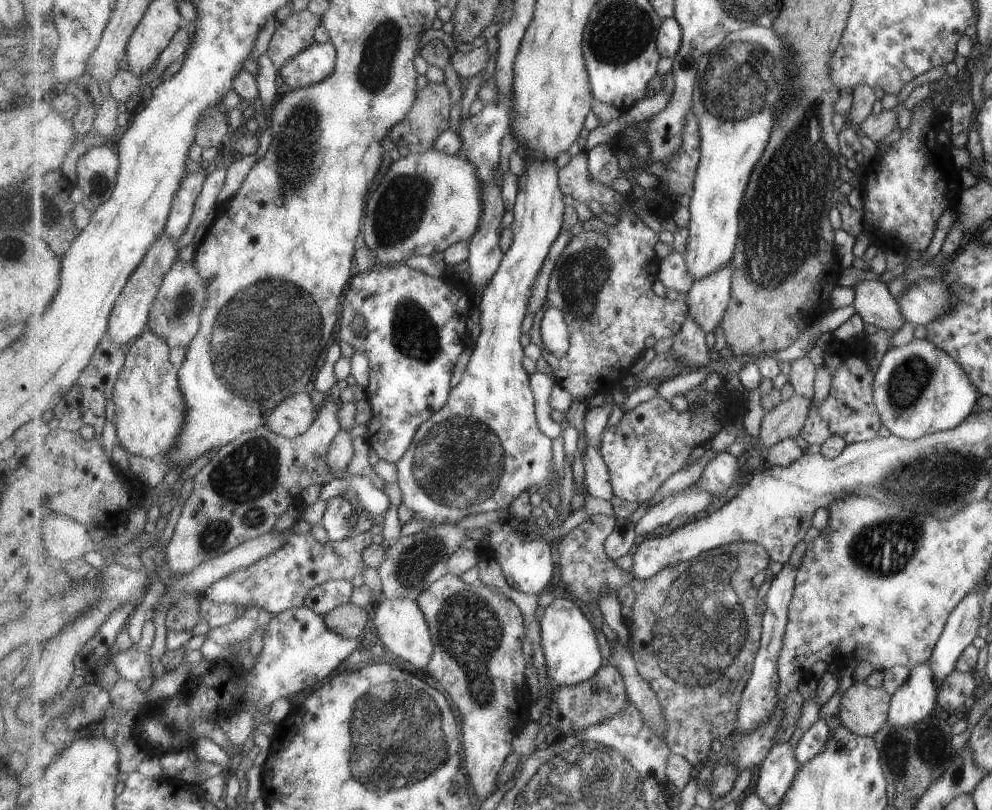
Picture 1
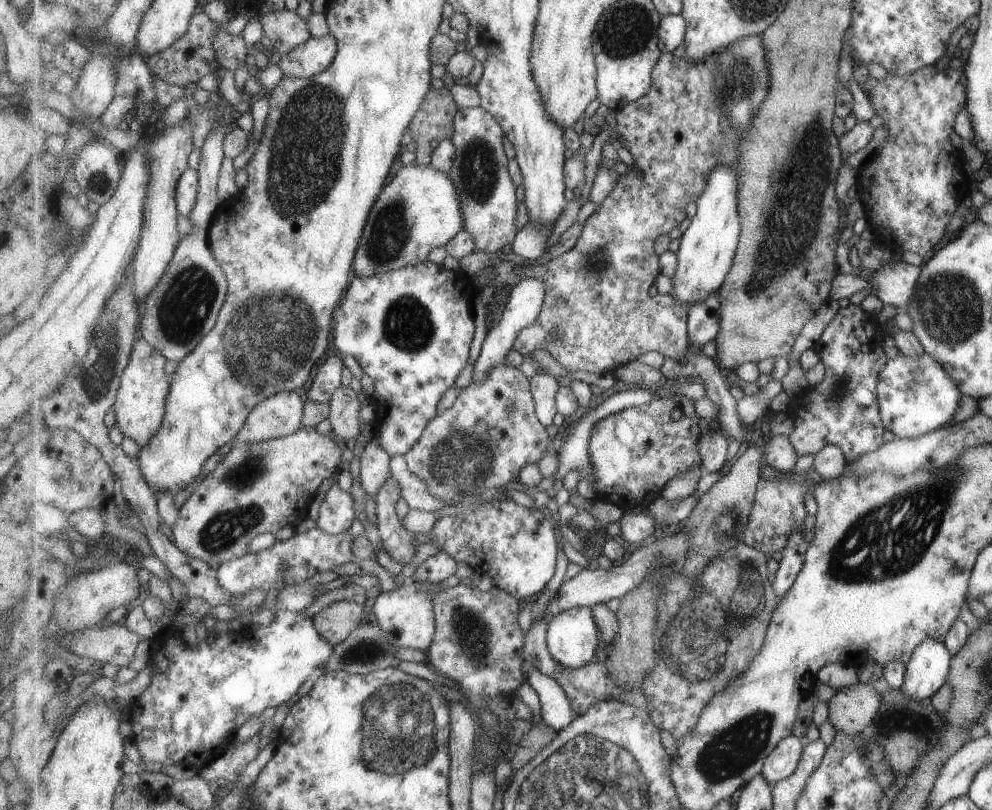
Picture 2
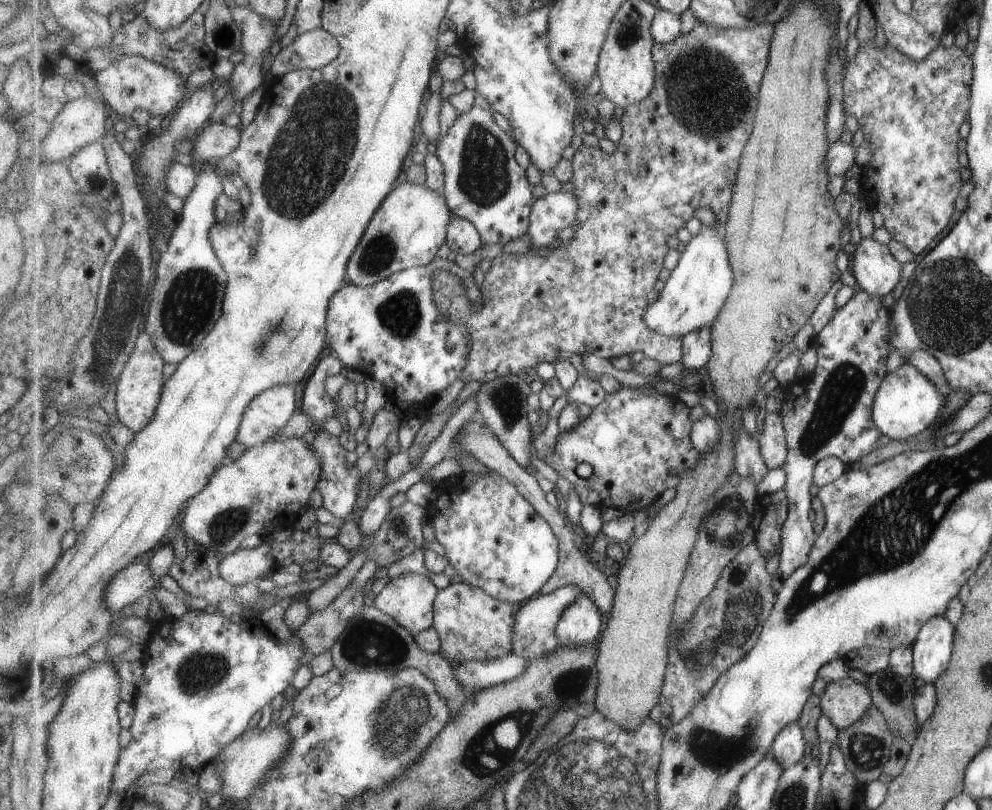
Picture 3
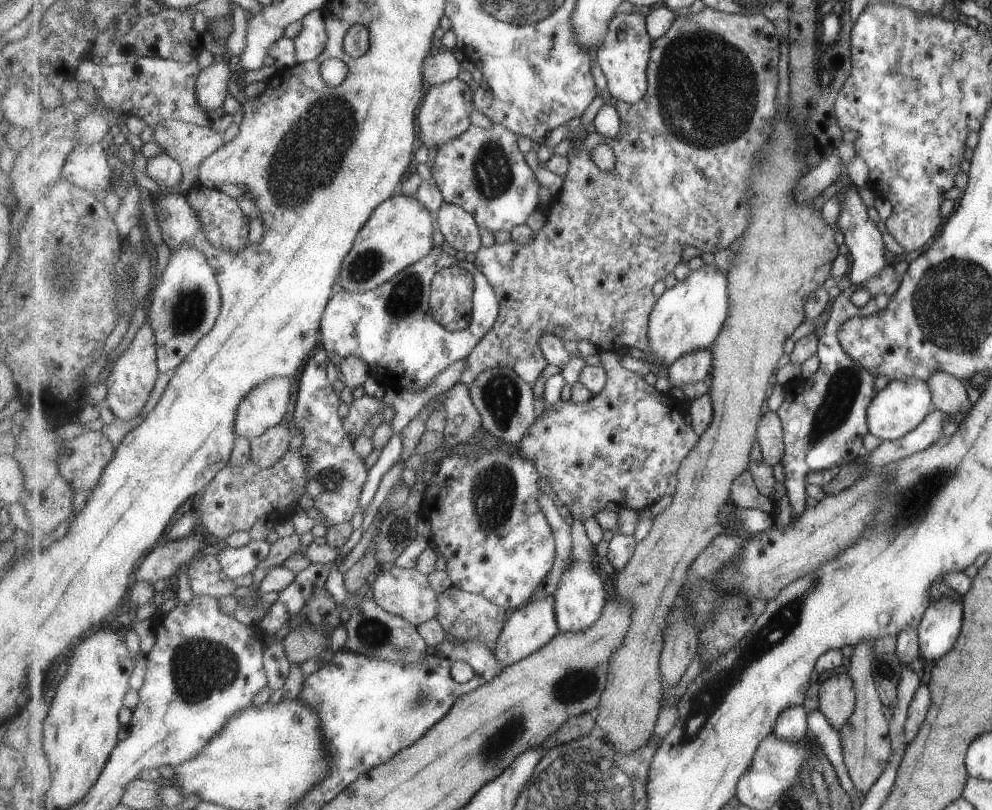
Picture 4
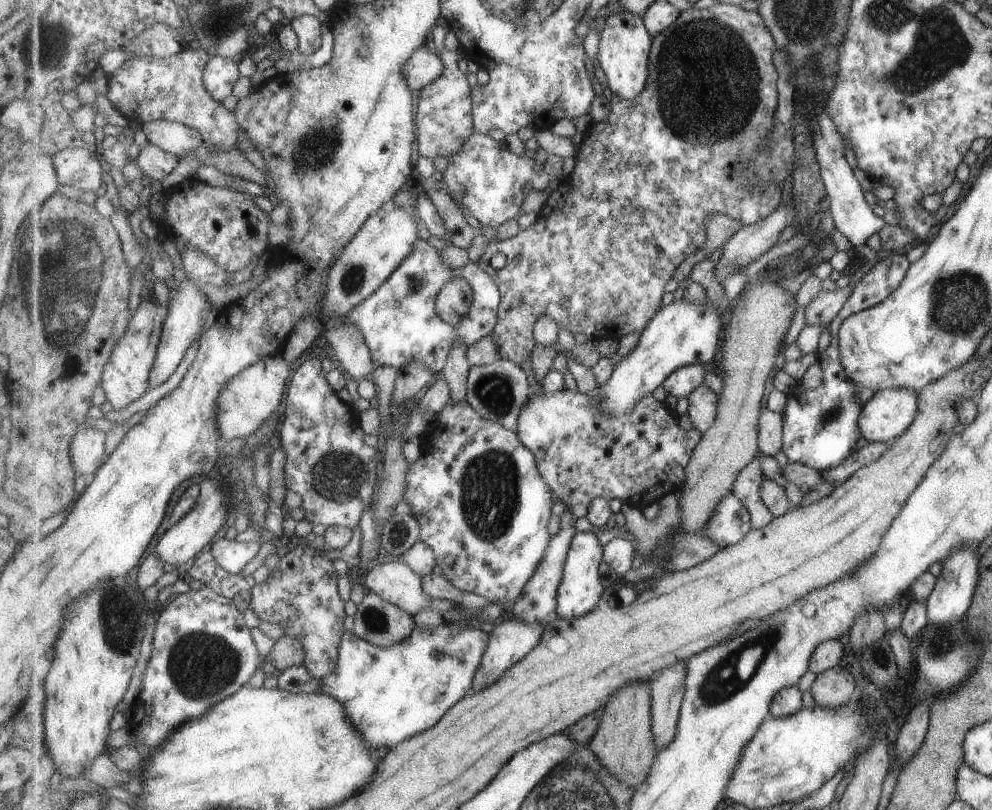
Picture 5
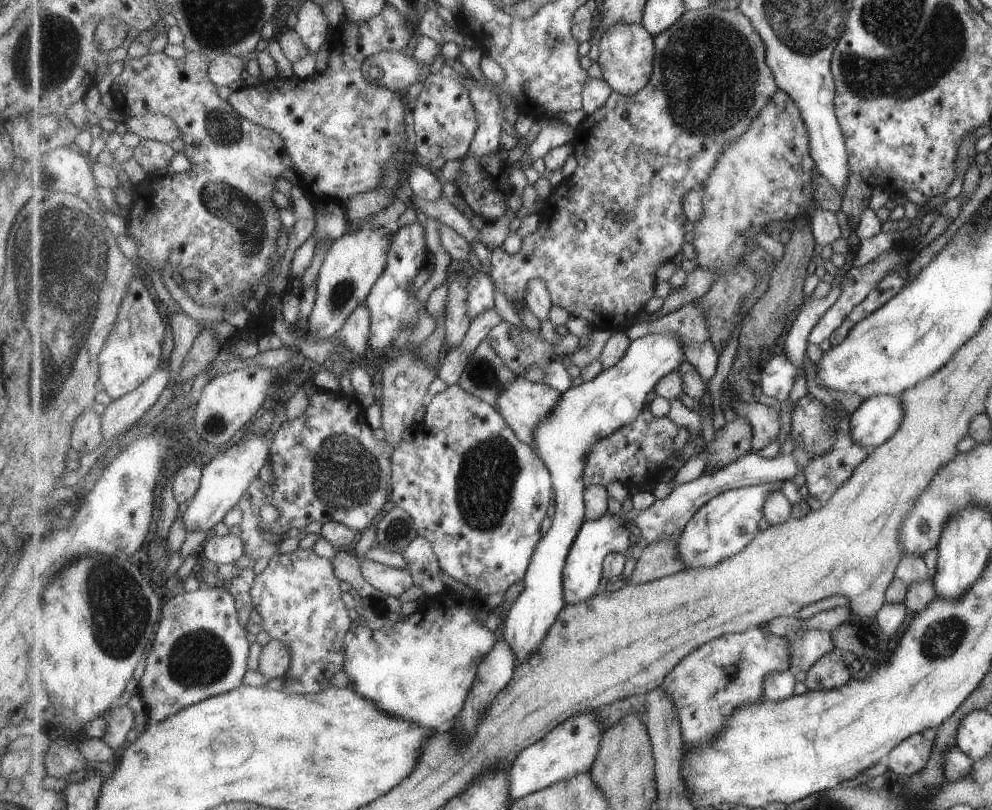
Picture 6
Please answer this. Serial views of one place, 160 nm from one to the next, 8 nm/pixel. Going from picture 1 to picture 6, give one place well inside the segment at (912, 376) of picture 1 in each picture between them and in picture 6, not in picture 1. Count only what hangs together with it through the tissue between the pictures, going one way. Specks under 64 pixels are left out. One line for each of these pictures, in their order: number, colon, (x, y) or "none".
2: (915, 395)
3: (906, 403)
4: (903, 404)
5: (888, 413)
6: (877, 418)

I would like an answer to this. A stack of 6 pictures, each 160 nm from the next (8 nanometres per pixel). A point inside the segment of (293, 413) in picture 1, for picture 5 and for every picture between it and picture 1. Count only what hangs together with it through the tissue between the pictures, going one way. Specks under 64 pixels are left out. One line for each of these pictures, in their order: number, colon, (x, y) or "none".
2: (281, 415)
3: (270, 412)
4: (265, 407)
5: (250, 398)

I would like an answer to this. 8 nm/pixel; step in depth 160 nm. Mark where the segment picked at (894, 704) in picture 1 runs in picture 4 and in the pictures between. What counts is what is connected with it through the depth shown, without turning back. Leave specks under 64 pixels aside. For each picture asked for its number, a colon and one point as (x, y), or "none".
2: (926, 671)
3: (933, 647)
4: (940, 625)

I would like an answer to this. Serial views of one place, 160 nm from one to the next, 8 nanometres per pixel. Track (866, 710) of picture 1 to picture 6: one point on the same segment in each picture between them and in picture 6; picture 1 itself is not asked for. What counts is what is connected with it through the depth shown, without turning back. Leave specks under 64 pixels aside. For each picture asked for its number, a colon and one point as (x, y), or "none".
2: (853, 708)
3: (844, 702)
4: (837, 699)
5: (833, 688)
6: (829, 672)

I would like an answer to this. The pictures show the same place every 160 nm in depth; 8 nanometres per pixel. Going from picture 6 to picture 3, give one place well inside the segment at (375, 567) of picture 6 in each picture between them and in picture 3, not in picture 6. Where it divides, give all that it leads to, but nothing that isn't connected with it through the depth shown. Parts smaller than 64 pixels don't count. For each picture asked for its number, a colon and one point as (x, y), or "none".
3: (409, 599)
4: (408, 593)
5: (394, 580)

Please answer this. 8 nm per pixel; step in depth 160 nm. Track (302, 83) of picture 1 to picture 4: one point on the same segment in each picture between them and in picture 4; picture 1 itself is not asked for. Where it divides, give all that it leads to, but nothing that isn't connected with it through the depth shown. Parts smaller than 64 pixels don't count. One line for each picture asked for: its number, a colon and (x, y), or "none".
2: (310, 59)
3: (314, 50)
4: (312, 42)

